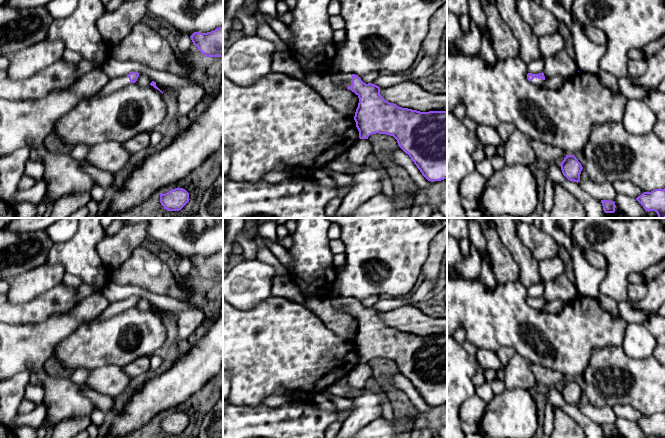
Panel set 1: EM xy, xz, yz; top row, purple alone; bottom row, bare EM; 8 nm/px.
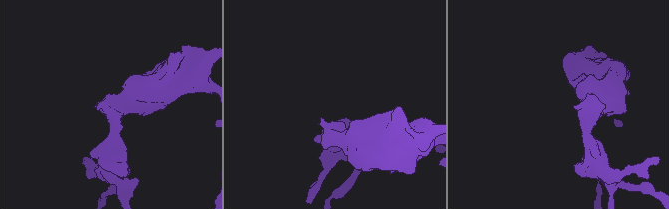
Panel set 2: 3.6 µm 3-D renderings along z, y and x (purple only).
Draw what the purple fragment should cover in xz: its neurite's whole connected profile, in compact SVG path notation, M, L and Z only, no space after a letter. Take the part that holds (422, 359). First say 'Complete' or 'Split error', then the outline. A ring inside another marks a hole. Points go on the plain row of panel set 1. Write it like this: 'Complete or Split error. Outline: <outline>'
Split error. Outline: M339 296L339 302L359 322L354 344L360 363L368 363L376 357L393 360L428 405L447 403L447 335L420 336L402 332L386 325L380 318L379 310L364 307L355 298Z

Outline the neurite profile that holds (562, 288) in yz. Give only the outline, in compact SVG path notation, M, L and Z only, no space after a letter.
M565 273L558 277L544 282L544 300L545 303L559 300L564 304L571 302L578 296L577 288L572 278L569 278Z

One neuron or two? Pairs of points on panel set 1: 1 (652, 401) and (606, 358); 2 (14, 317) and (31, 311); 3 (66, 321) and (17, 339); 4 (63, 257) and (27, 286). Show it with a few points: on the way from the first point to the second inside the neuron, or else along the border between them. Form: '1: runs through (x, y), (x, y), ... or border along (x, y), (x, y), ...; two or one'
1: runs through (644, 387), (628, 368), (620, 366); one
2: runs through (18, 314), (27, 313); one
3: runs through (54, 329), (43, 337), (29, 337); one
4: border along (45, 262), (60, 264), (65, 272); two

